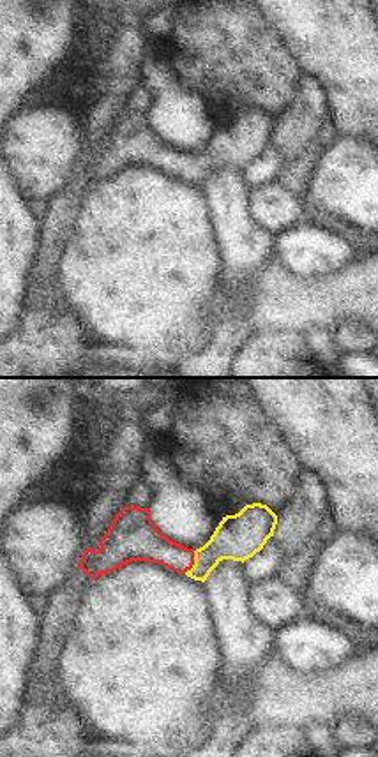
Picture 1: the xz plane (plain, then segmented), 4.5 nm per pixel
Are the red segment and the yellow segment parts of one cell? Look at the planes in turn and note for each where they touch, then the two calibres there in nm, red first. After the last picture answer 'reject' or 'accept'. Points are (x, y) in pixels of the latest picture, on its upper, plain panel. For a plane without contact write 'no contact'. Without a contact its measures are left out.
(193, 168) | 180/220 nm

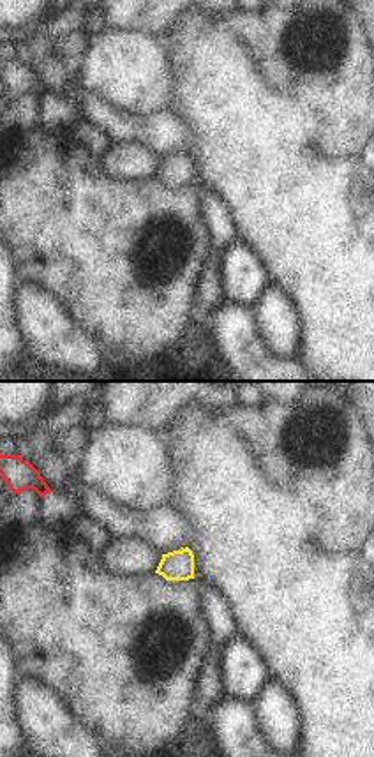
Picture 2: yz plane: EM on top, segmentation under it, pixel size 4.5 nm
no contact

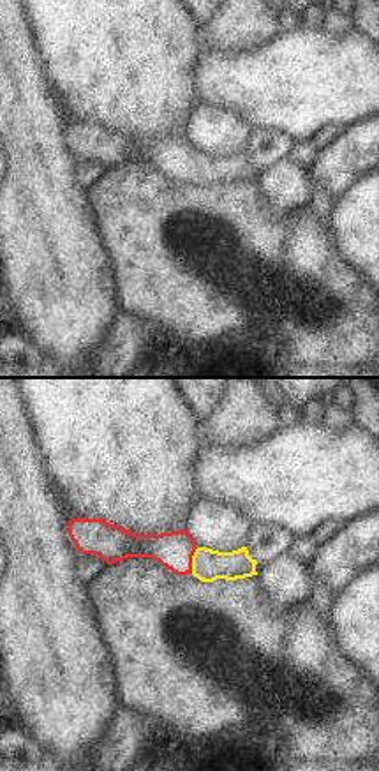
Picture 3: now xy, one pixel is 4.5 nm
(191, 164) | 170/150 nm

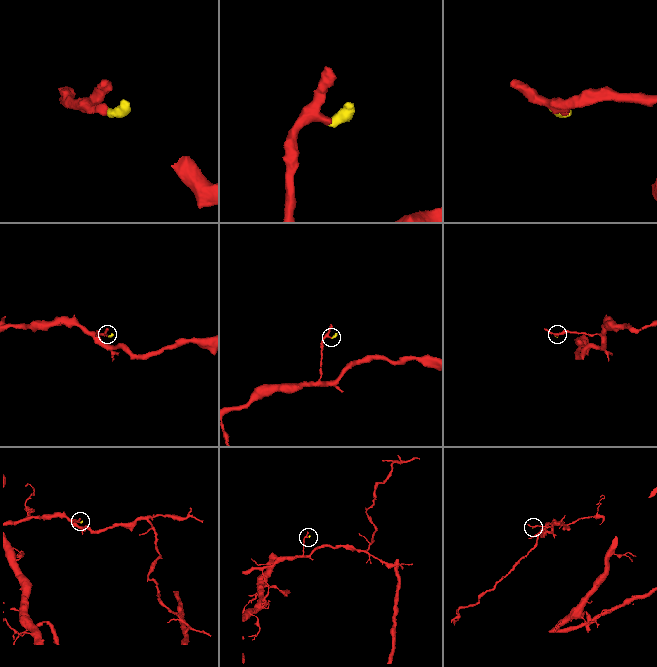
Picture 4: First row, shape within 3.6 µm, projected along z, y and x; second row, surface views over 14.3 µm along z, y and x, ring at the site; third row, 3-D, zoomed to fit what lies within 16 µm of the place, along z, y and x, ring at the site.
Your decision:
accept

